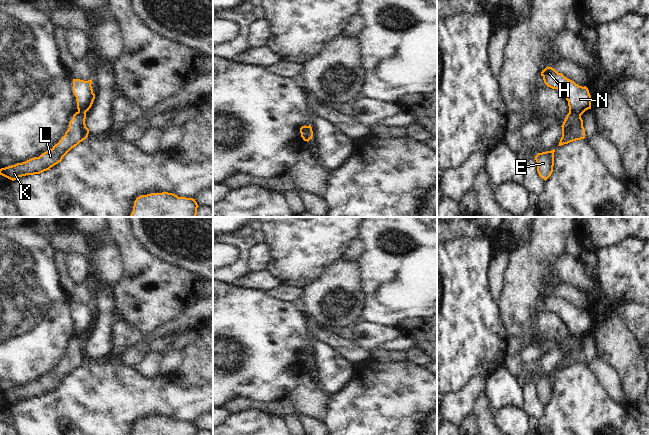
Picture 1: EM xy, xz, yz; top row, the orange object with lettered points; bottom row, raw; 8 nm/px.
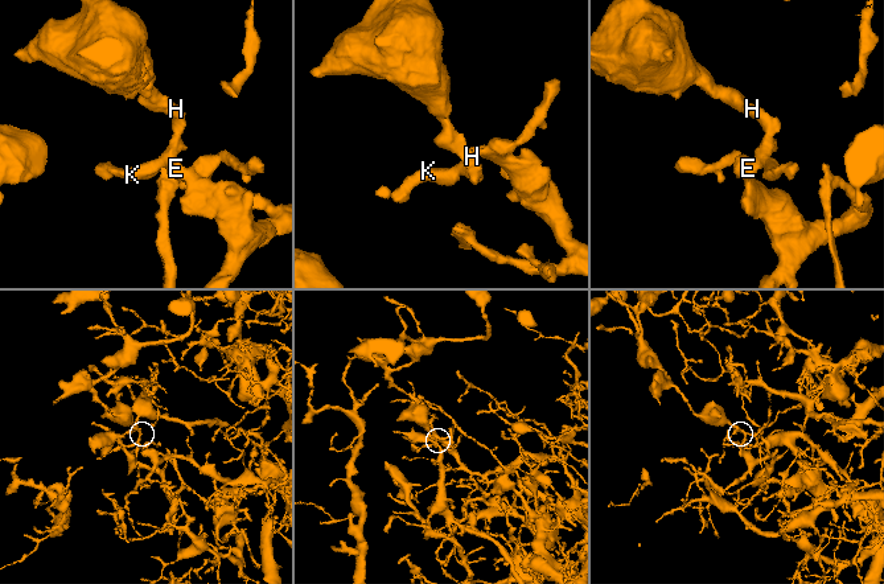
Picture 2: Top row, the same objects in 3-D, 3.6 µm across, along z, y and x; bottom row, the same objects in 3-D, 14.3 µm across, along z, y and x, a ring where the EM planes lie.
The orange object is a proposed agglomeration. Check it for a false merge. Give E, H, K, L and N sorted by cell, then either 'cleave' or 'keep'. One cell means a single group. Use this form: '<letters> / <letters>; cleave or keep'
E K L / H N; cleave

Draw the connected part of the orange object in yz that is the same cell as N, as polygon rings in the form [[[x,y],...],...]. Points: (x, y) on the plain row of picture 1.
[[[552,291],[542,294],[541,300],[547,311],[557,313],[565,320],[570,336],[581,340],[586,334],[591,333],[591,319],[586,310],[579,310]]]

